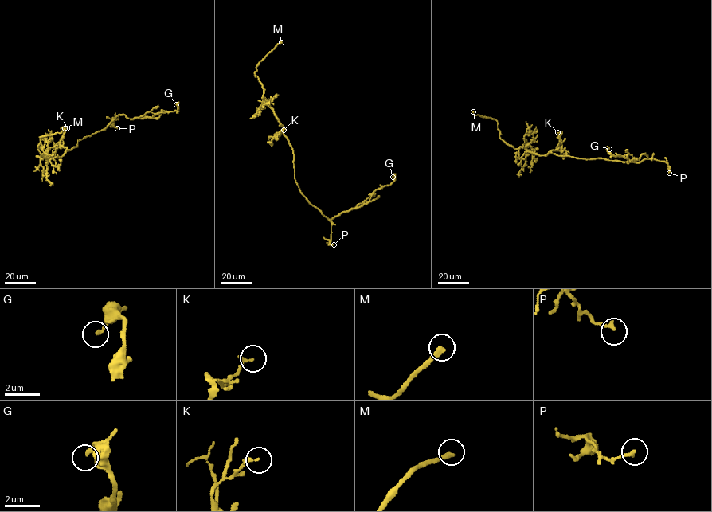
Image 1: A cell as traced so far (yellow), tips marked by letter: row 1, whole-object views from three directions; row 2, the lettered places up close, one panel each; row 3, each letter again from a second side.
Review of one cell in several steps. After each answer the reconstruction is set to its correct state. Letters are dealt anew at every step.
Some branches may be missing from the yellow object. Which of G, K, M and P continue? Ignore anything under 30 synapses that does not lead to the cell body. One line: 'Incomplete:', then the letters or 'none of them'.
Incomplete: M

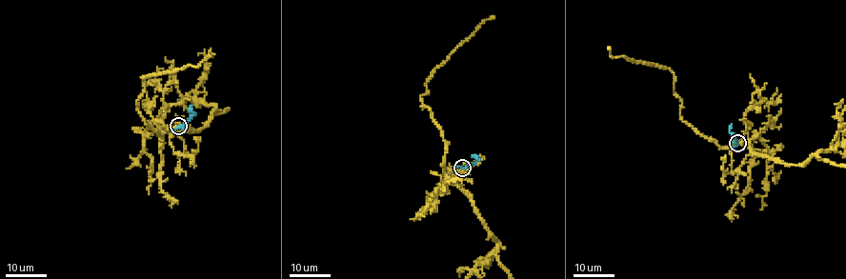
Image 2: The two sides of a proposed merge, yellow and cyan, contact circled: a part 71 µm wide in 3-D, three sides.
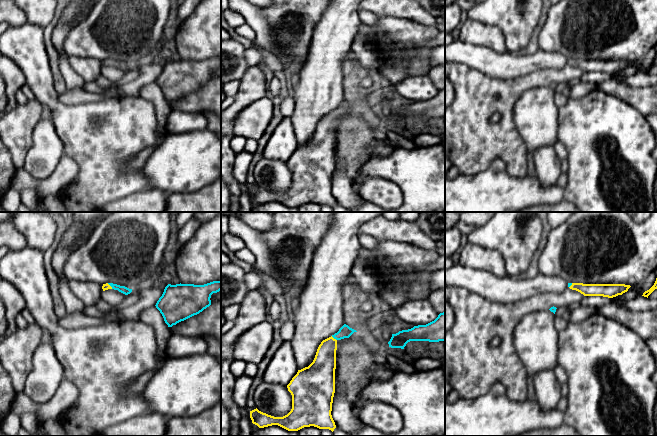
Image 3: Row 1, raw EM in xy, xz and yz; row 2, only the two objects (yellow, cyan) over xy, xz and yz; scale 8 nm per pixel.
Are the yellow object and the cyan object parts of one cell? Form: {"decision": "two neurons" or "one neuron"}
{"decision": "one neuron"}

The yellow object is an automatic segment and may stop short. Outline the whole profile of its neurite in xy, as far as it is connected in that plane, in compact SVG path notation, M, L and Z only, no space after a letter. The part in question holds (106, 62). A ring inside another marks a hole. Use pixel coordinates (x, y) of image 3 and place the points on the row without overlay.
M113 59L103 60L102 65L103 65L103 67L108 66L108 65L118 66L119 68L121 68L125 71L128 71L132 68L132 65L129 65L125 62L120 62L120 61L117 61L117 60L113 60Z

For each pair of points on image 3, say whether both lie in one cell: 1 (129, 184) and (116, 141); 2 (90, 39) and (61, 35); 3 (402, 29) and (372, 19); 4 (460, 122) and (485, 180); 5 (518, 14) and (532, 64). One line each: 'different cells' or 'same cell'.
1: same cell
2: different cells
3: different cells
4: different cells
5: different cells

